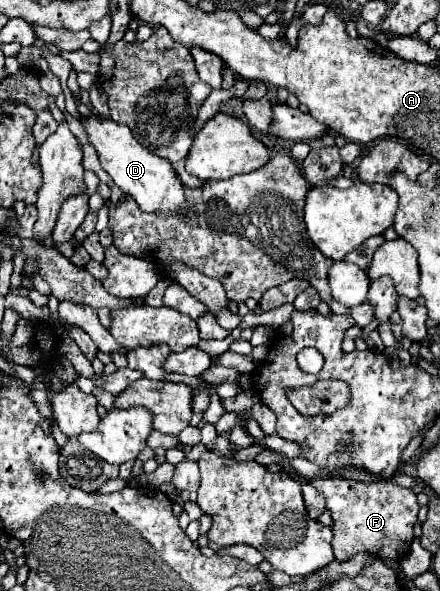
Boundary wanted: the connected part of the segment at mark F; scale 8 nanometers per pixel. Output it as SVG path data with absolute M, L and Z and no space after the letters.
M317 478L313 486L325 496L327 510L333 516L333 552L339 562L347 562L355 554L399 560L409 552L419 512L417 496L411 490L393 482L363 484L343 478Z

